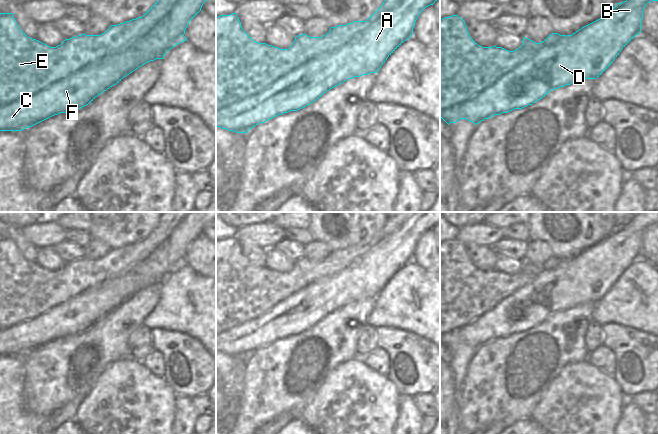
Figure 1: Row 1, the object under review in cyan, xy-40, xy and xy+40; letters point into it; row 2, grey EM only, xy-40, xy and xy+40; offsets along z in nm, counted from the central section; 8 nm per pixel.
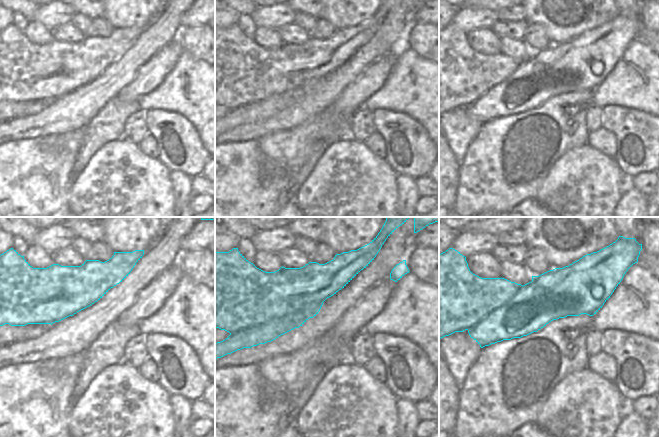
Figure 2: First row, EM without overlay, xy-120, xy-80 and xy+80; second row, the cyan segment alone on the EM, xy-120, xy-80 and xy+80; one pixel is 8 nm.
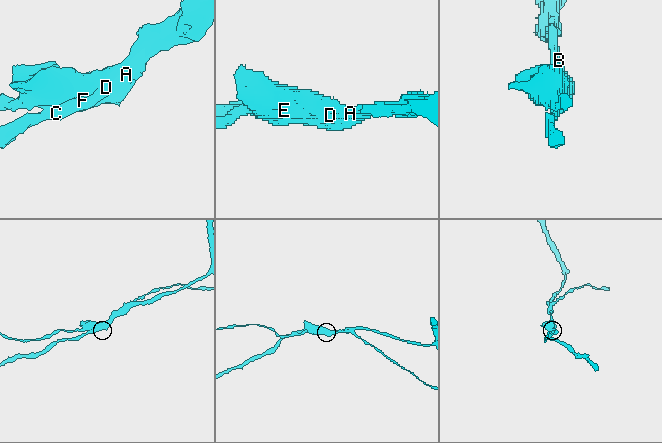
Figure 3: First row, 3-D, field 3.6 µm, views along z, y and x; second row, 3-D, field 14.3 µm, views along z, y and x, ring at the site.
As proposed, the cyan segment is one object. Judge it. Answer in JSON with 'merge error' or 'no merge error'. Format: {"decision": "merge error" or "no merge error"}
{"decision": "merge error"}

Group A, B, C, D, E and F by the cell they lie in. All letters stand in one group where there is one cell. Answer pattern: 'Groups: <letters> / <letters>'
Groups: A B C D F / E

